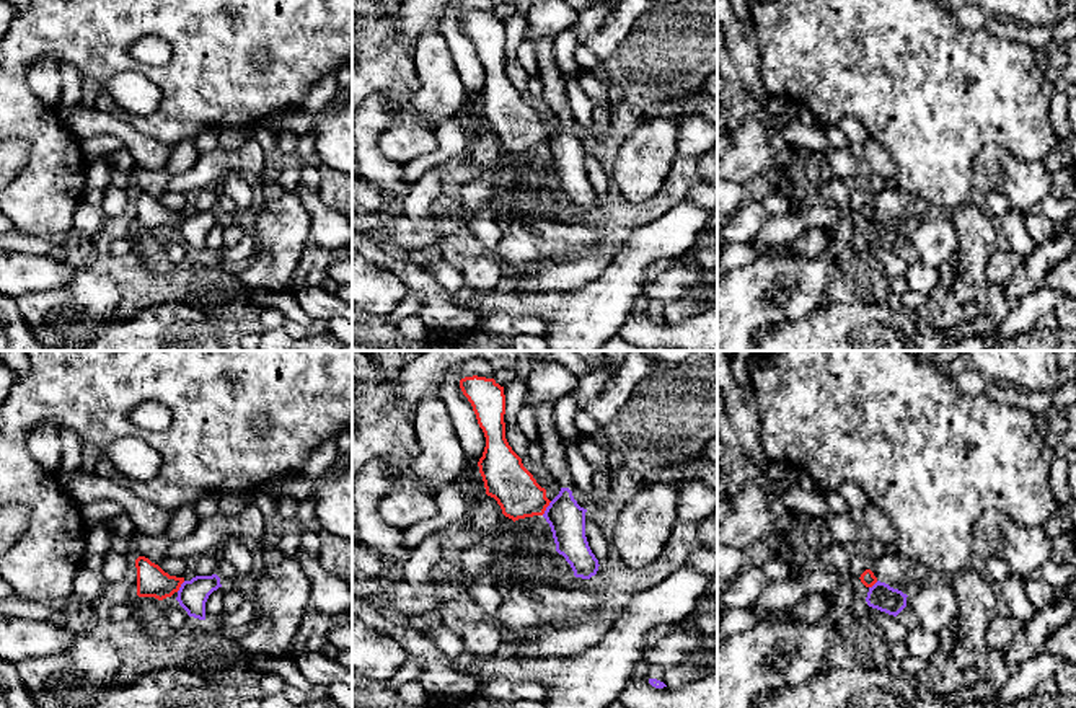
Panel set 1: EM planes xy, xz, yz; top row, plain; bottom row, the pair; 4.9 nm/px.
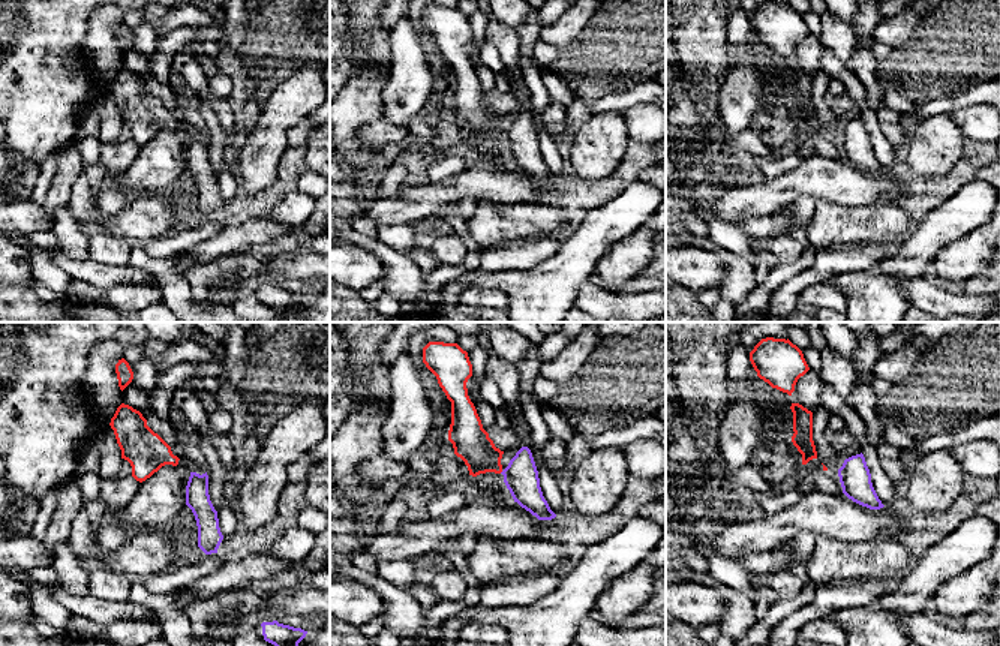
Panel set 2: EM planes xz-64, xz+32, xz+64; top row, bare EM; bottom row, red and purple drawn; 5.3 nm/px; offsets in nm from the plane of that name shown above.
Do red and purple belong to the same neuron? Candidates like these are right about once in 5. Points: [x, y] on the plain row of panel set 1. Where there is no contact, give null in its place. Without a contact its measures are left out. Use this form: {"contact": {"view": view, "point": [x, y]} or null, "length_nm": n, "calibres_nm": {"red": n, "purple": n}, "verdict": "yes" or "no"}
{"contact": {"view": "xz", "point": [546, 141]}, "length_nm": 90, "calibres_nm": {"red": 220, "purple": 180}, "verdict": "no"}

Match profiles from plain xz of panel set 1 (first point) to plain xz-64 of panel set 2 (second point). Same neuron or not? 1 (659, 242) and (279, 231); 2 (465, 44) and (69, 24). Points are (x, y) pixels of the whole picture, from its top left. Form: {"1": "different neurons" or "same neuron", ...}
{"1": "different neurons", "2": "different neurons"}

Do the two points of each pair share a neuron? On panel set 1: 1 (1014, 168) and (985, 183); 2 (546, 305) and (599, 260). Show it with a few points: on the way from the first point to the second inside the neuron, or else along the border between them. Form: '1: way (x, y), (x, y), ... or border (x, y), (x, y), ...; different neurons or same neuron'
1: way (1008, 175), (992, 176); same neuron
2: border (597, 278), (574, 291), (538, 292), (535, 296); different neurons

